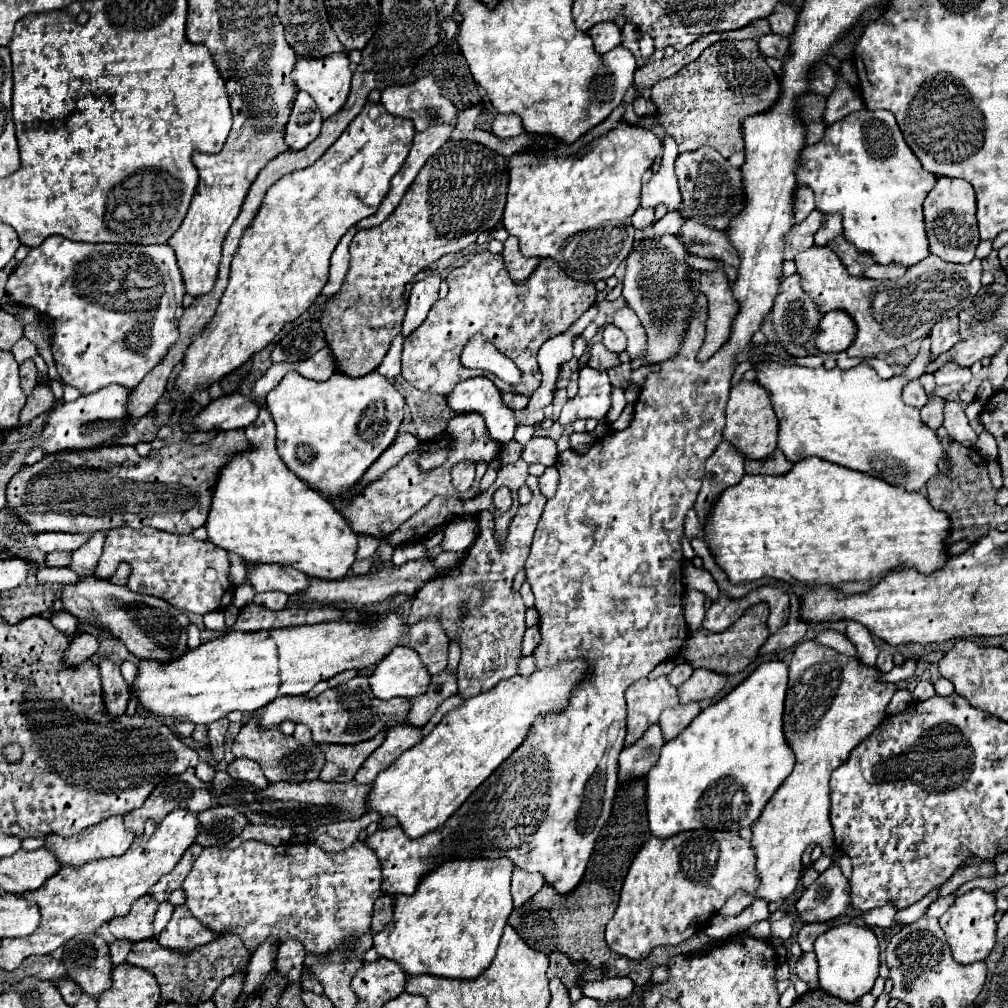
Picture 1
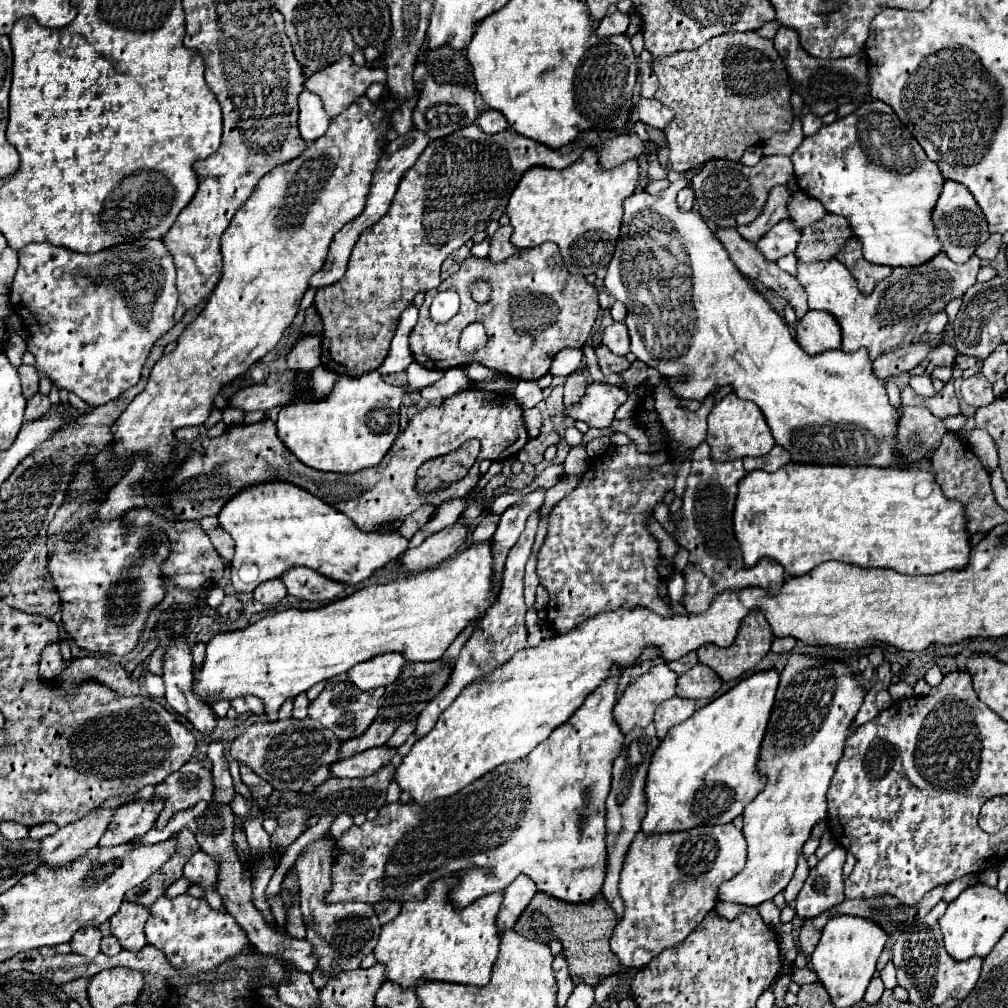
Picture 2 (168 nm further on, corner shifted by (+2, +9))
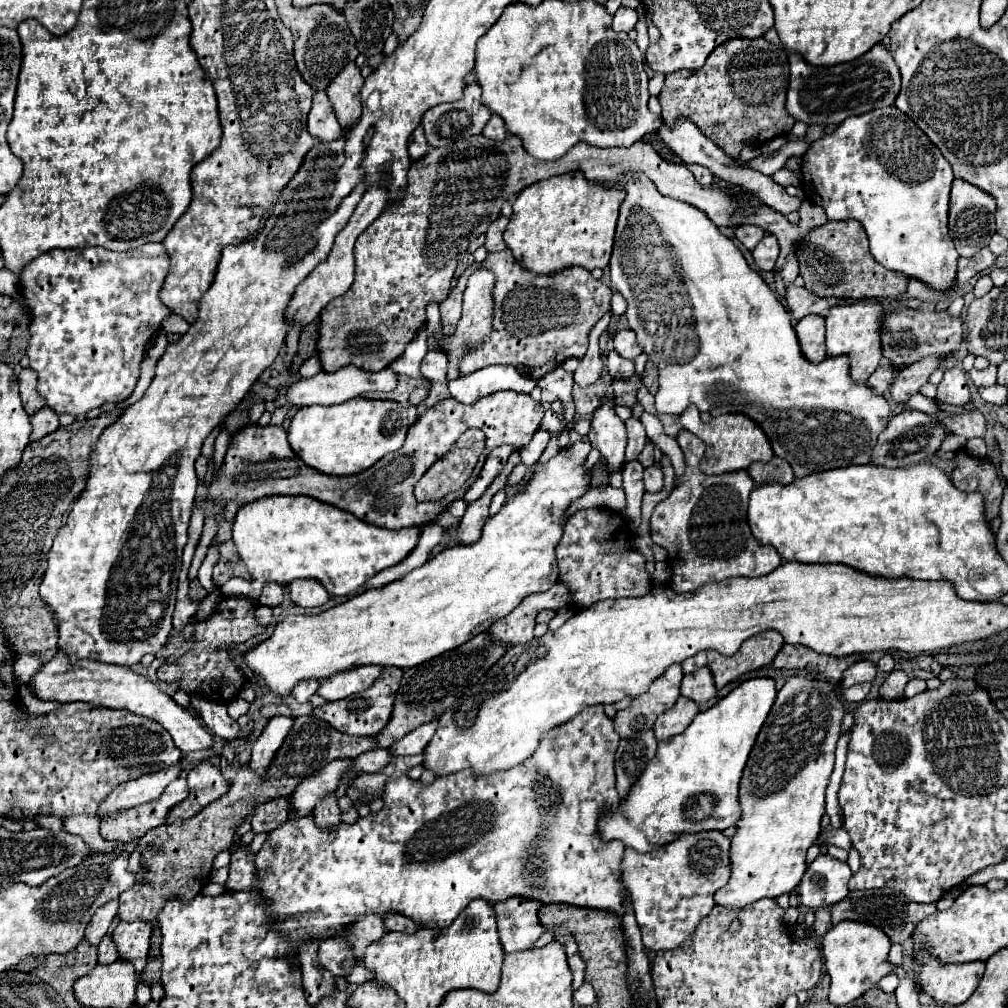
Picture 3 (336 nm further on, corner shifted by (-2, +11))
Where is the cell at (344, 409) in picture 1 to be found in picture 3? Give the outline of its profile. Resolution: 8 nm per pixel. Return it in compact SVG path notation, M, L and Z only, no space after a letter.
M351 399L339 405L303 407L289 425L289 445L309 467L325 475L357 475L391 451L397 451L407 435L407 409L395 401Z

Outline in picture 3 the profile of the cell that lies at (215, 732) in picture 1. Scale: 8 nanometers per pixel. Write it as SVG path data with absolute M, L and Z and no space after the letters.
M241 847L231 857L229 879L225 887L231 891L243 891L251 885L255 885L255 857L247 853L247 847Z

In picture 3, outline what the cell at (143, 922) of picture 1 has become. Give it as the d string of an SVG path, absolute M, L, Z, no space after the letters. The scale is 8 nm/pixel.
M121 921L113 931L113 943L117 947L119 957L135 965L137 977L141 975L147 963L149 937L151 937L151 925L145 921L133 921L133 923Z

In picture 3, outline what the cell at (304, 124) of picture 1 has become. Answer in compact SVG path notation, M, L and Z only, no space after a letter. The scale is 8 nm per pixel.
M319 91L315 95L307 127L309 127L309 133L321 141L335 141L341 137L343 129L335 117L335 109L327 99L325 91Z

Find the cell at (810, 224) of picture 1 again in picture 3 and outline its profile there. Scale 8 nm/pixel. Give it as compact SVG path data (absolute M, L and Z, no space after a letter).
M765 235L753 249L753 259L761 271L773 271L777 255L779 255L779 243L775 235Z

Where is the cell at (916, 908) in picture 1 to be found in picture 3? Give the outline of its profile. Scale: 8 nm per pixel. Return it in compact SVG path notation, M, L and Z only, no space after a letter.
M843 921L837 923L831 931L825 933L821 943L825 955L825 969L831 977L831 991L829 1001L833 1005L847 1005L861 997L867 989L873 989L885 975L897 971L897 967L889 961L891 941L873 925L863 925L857 921Z

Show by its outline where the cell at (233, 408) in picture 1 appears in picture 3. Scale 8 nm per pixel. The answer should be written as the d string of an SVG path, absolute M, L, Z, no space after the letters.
M347 365L335 373L327 373L327 371L321 371L317 373L315 377L311 379L301 379L297 383L293 383L287 391L287 399L295 405L295 407L309 407L309 405L337 405L337 403L345 403L349 399L355 399L355 397L361 397L363 393L369 393L369 391L393 391L399 383L399 377L395 371L391 371L389 367L383 369L383 371L363 371L363 369L357 369L353 365Z

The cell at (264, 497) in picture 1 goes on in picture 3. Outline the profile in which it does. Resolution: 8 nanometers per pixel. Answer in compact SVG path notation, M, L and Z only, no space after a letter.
M273 495L273 497L263 497L259 501L247 503L237 511L235 525L233 525L233 541L239 549L239 555L245 567L251 573L253 602L258 602L265 583L269 581L291 583L295 579L317 579L333 597L349 595L357 587L361 587L367 579L371 579L375 573L403 561L415 549L419 535L421 535L419 527L391 531L391 529L367 525L365 521L359 521L355 515L347 511L341 511L333 505L327 505L323 501L317 501L305 495L297 495L297 497Z

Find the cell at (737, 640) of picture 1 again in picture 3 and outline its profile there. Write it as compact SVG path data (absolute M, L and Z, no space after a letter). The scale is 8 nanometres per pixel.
M763 631L753 635L747 643L743 643L741 649L731 657L725 657L717 651L707 651L709 669L713 673L715 687L721 689L727 683L735 681L737 677L741 677L743 673L769 665L781 647L783 647L783 637L777 631Z

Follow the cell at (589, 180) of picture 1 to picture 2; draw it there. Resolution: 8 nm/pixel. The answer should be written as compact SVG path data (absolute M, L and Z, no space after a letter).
M585 149L583 155L565 169L533 167L521 175L507 205L507 217L513 227L511 243L517 249L531 249L545 241L553 241L561 251L565 267L575 275L591 275L611 263L623 219L623 201L637 189L639 163L635 163L635 159L627 159L623 167L615 167L615 171L603 171L597 157L599 155L595 155L593 149Z

